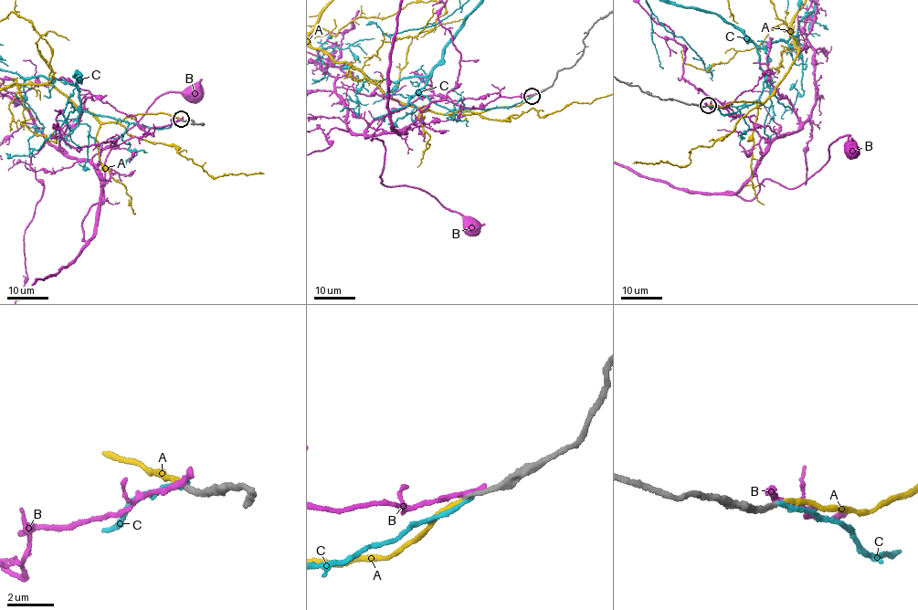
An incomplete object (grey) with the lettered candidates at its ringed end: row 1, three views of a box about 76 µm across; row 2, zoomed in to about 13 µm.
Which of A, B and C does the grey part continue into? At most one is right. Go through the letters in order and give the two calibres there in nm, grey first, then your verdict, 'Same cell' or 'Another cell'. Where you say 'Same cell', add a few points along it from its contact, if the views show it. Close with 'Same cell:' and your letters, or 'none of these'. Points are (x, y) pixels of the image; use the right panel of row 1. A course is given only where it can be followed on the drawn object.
A: Thickness 180 nm (grey) against 190 nm. Same cell
B: Thickness 220 nm (grey) against 300 nm. Another cell
C: Thickness 200 nm (grey) against 200 nm. Another cell
Same cell: A

